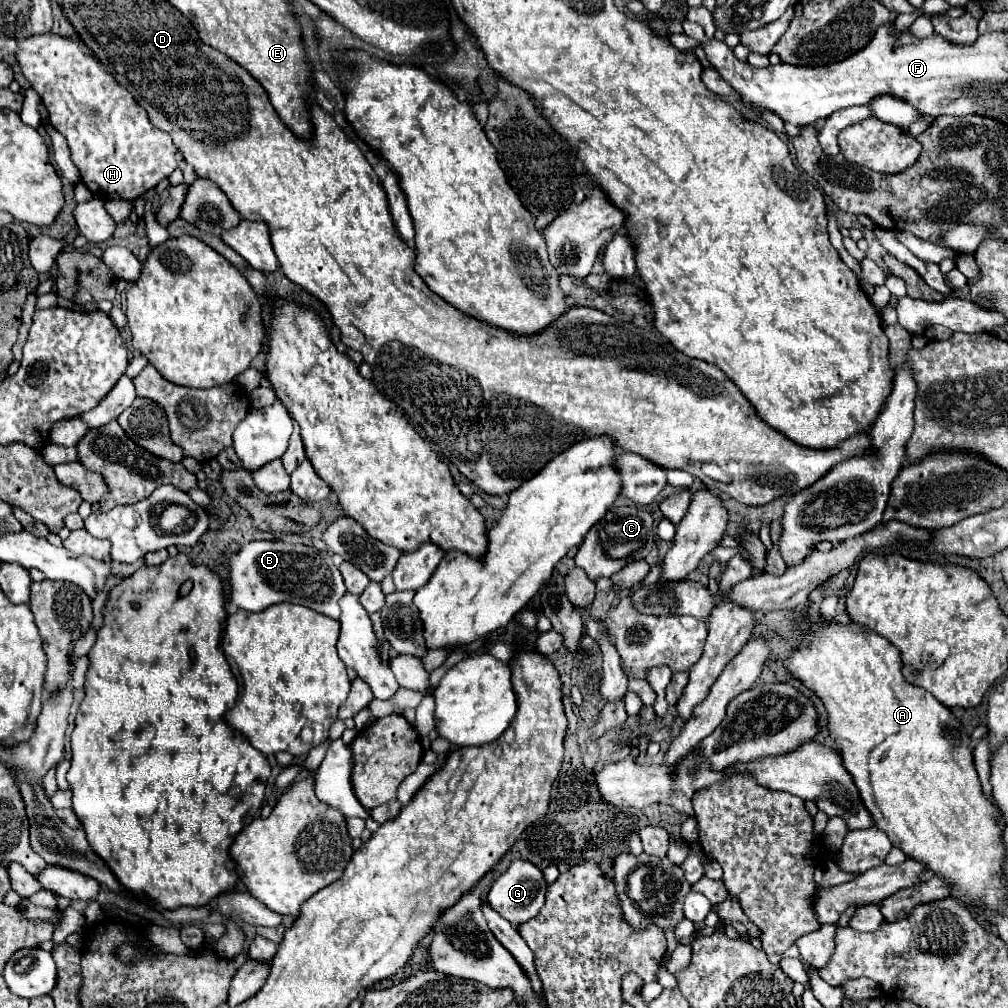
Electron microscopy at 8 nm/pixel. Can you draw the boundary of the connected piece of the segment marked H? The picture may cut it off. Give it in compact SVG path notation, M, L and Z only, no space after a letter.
M38 34L32 38L26 38L22 44L18 44L16 52L18 64L22 68L22 74L30 82L30 86L40 94L50 124L68 140L72 160L80 170L82 182L90 188L92 194L100 192L98 198L102 200L136 200L148 190L152 190L160 180L168 178L176 168L176 146L172 138L158 130L146 110L136 104L134 96L126 88L122 88L110 72L102 68L102 64L84 50L84 46L76 40L68 40L56 34Z

